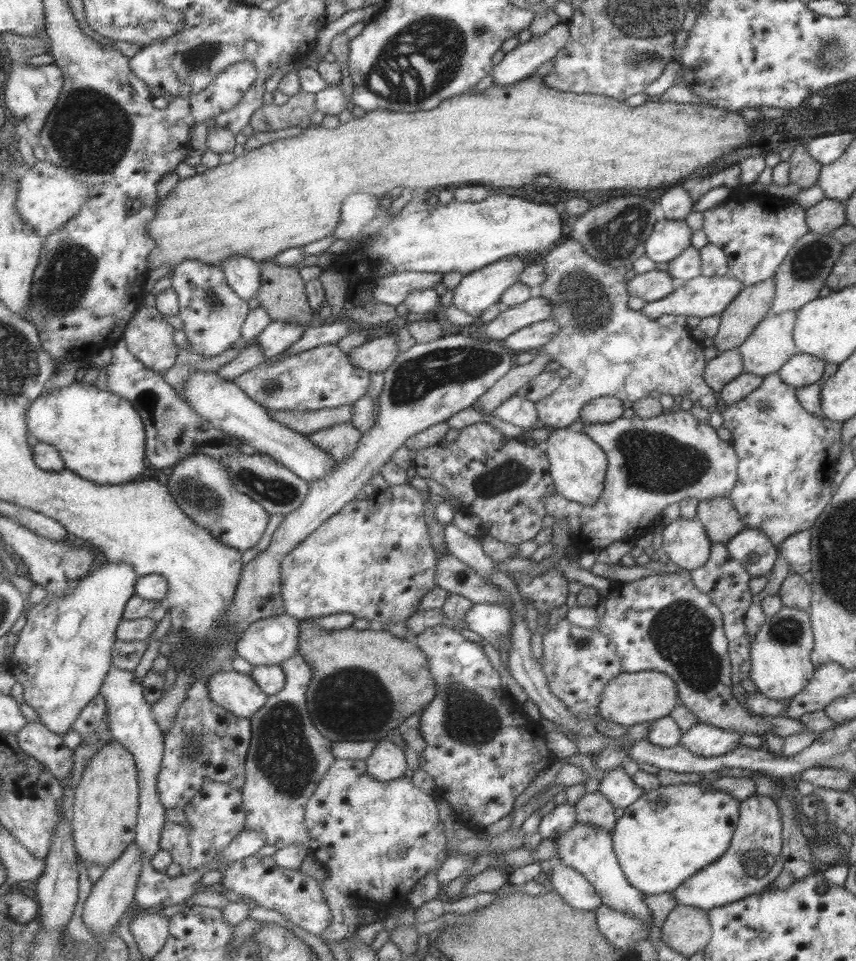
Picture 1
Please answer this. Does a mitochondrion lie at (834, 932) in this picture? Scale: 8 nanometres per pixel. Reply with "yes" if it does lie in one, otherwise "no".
no

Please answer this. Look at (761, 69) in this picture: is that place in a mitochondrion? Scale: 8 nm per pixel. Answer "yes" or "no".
no

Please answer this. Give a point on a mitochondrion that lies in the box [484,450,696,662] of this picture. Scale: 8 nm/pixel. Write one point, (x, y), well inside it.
(585, 643)

